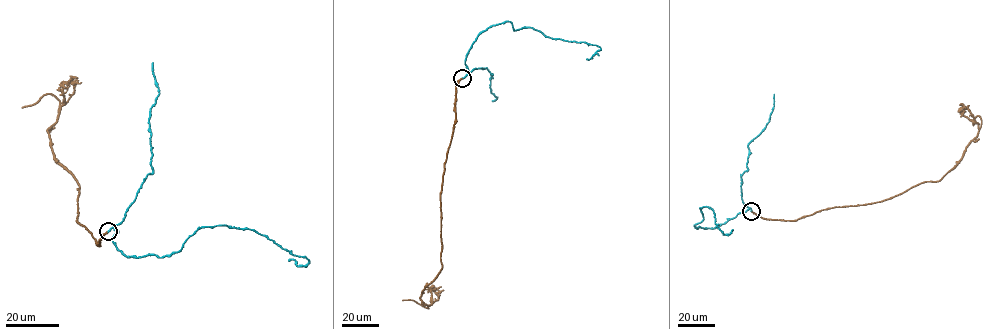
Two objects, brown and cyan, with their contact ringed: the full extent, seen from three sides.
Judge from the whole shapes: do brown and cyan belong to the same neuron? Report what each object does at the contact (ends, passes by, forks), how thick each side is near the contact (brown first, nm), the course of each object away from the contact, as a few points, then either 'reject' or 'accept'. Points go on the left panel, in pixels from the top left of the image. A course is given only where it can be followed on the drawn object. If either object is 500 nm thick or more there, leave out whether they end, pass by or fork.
brown ends there; cyan ends there; 280 nm thick on the brown side, 360 nm on the other; brown runs (108, 231), (99, 246), (77, 221), (79, 184), (55, 158), (47, 130), (59, 101), (46, 93), (21, 107); cyan runs (108, 231), (118, 231), (113, 243), (127, 257), (164, 257), (205, 227), (249, 229), (309, 262), (288, 261); reject

